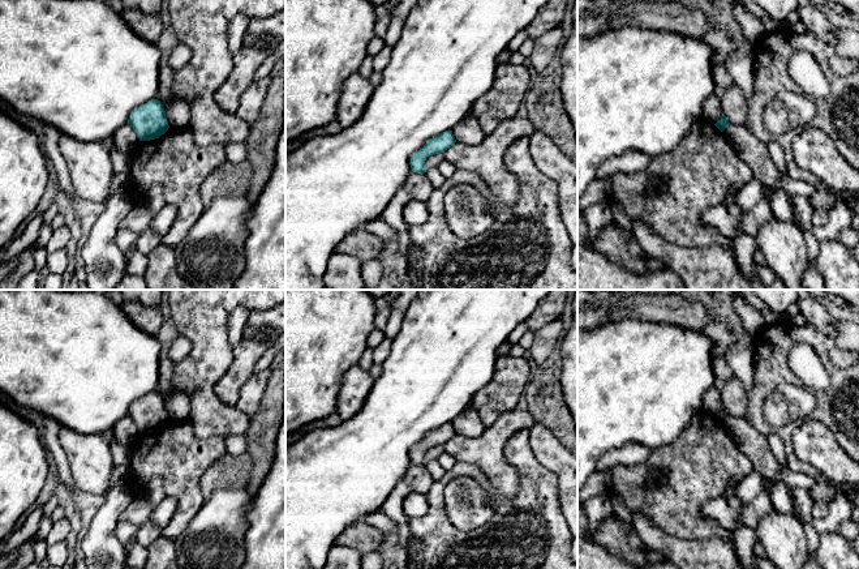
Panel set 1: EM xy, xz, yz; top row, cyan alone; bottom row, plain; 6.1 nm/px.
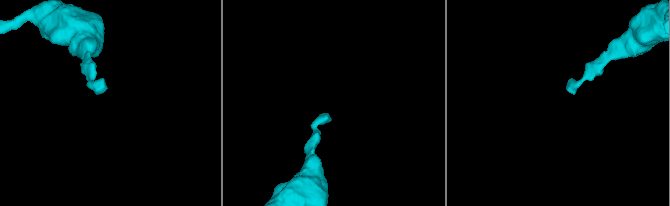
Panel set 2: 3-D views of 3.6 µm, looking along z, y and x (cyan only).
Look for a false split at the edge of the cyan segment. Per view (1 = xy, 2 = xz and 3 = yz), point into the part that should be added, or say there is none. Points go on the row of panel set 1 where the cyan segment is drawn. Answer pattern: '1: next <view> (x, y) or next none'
1: next none
2: next none
3: next none

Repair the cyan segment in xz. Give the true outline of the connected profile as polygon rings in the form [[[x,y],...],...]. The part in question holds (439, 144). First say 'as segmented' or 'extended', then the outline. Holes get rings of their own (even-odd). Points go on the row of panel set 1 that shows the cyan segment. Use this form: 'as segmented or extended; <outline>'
as segmented; [[[446,131],[430,138],[421,150],[411,157],[411,170],[413,172],[425,174],[425,161],[430,155],[444,153],[456,142],[452,131]]]

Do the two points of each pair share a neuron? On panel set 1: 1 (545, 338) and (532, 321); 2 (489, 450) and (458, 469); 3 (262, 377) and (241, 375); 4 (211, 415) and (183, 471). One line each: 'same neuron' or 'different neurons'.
1: different neurons
2: different neurons
3: different neurons
4: different neurons

